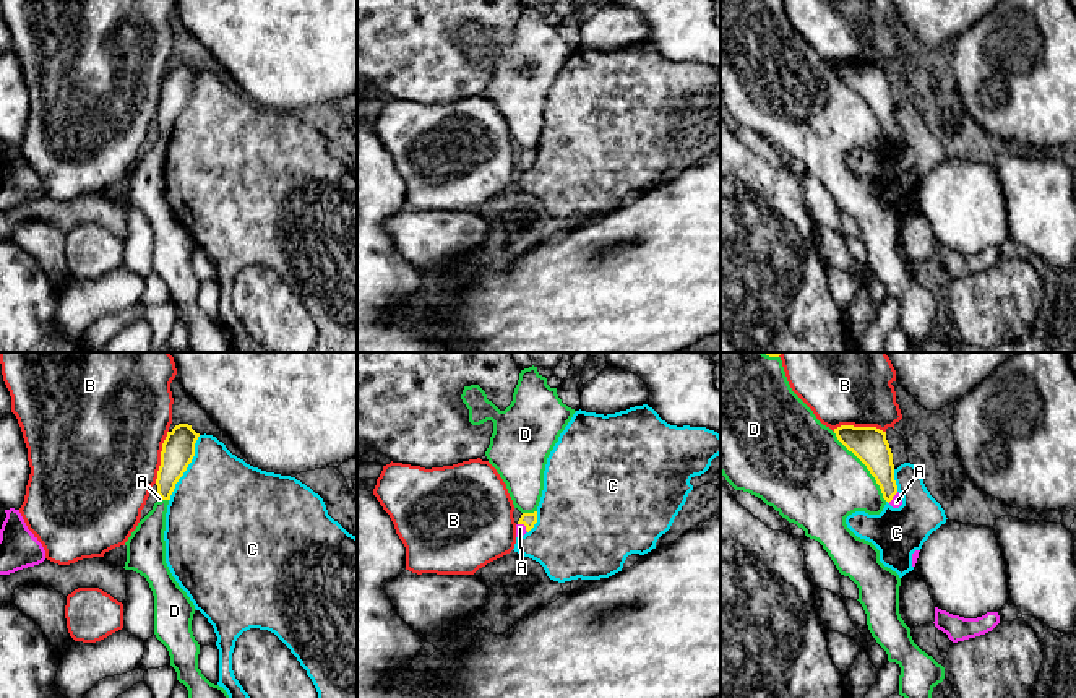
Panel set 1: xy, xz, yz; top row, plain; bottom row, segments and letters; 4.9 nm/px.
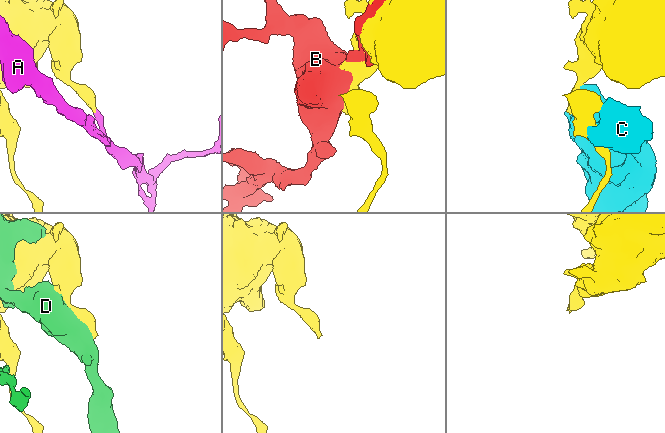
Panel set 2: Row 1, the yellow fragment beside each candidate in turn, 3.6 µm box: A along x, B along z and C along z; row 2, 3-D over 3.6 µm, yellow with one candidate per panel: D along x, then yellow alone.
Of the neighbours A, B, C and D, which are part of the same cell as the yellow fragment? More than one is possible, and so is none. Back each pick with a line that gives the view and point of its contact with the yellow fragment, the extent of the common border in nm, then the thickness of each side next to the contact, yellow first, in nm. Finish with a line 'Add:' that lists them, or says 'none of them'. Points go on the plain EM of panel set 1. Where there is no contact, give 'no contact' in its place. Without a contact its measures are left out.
Add: none of them

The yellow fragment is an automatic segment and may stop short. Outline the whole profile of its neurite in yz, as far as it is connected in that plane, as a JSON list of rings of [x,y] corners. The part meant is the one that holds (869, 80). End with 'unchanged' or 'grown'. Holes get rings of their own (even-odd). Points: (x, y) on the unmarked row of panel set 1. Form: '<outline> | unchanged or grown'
[[[841,62],[834,65],[834,70],[867,102],[880,122],[883,135],[889,140],[897,130],[897,122],[886,68],[876,63]]] | unchanged

